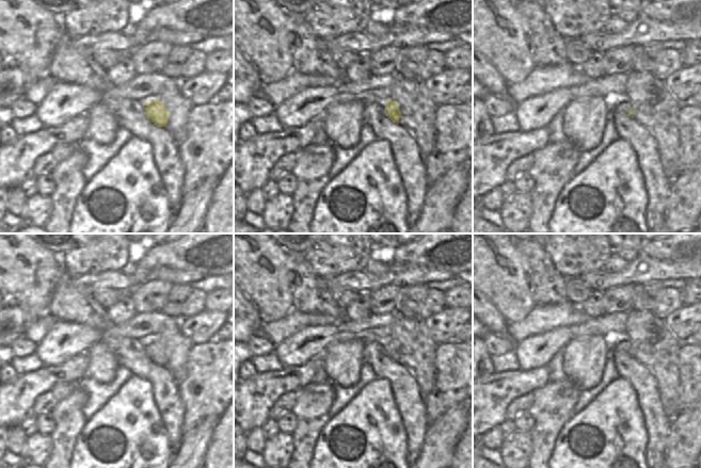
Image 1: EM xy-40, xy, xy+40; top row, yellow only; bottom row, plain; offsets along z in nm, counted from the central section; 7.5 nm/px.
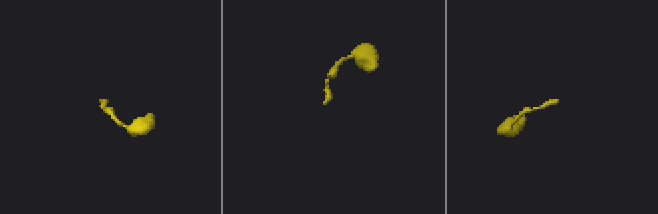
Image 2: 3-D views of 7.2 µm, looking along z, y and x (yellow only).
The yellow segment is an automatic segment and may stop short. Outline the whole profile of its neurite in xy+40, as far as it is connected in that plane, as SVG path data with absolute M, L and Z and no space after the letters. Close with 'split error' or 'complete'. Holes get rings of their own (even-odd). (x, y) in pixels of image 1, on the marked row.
M622 97L620 99L610 99L610 104L614 111L622 112L624 114L627 114L628 116L632 116L632 108L625 97Z; split error

